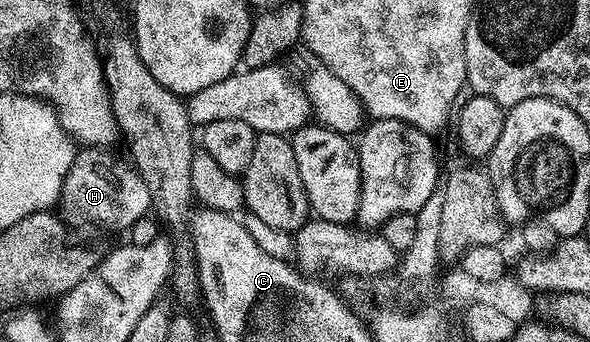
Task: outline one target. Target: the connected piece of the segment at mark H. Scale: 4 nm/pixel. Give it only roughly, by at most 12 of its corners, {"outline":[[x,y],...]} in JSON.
{"outline":[[82,148],[56,206],[67,226],[129,231],[148,184],[106,148]]}

